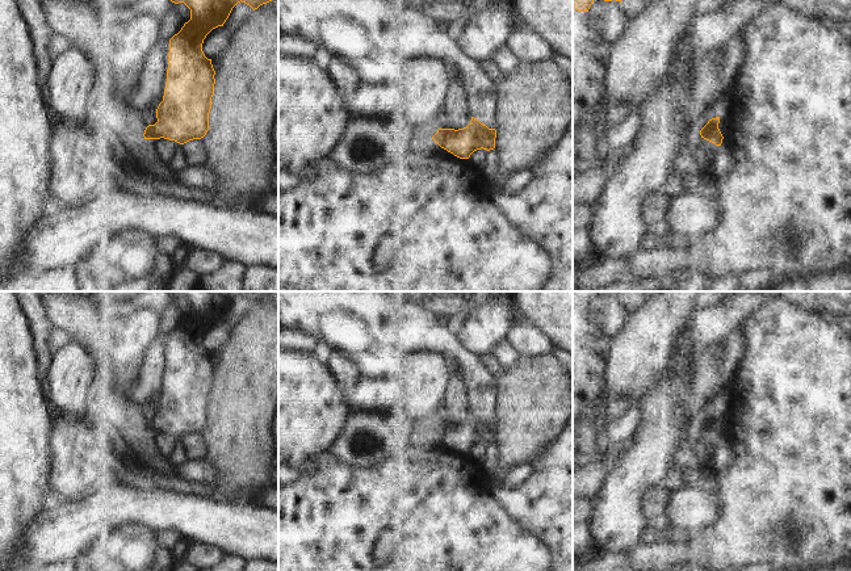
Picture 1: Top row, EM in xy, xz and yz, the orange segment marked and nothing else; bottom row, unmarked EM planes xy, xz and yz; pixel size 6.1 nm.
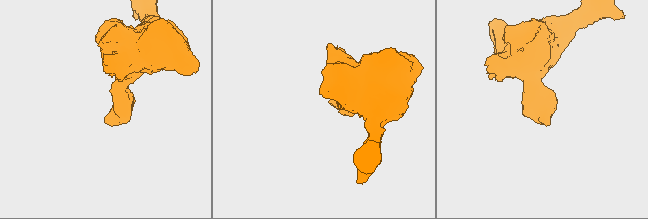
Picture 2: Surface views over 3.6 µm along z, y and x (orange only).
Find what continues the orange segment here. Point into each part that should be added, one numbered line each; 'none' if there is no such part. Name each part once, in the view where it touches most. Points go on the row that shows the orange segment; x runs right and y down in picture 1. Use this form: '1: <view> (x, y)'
1: yz (591, 51)

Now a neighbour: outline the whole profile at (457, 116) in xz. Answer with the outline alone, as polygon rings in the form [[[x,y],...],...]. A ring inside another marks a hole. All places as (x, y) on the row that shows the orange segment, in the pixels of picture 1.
[[[457,77],[448,100],[445,116],[440,129],[464,129],[471,121],[471,100],[465,83]]]

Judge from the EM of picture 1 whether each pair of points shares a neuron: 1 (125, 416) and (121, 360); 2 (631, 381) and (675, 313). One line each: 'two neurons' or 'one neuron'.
1: one neuron
2: one neuron

